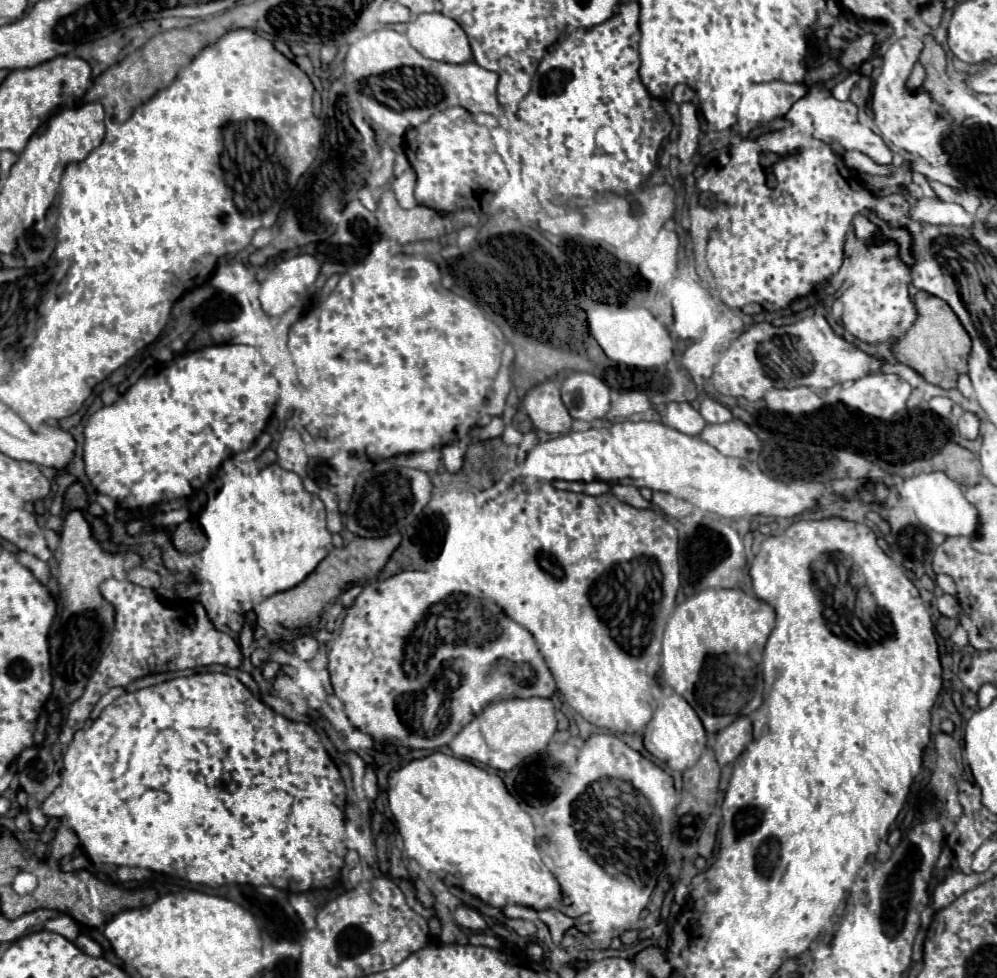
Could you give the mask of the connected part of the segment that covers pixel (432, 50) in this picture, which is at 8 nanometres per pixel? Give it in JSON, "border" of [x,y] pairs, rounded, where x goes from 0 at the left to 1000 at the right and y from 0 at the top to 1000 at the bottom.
{"border":[[[439,12],[421,14],[411,20],[407,37],[425,59],[453,65],[473,61],[473,51],[461,25]]]}

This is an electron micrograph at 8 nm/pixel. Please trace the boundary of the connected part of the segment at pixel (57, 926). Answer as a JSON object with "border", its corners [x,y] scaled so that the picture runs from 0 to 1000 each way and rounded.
{"border":[[[60,935],[58,939],[54,939],[54,941],[48,941],[46,945],[46,951],[50,951],[50,953],[56,953],[56,955],[60,955],[60,957],[64,957],[66,961],[76,961],[76,957],[80,955],[80,949],[78,949],[78,943],[72,939],[72,937],[68,937],[68,935]]]}

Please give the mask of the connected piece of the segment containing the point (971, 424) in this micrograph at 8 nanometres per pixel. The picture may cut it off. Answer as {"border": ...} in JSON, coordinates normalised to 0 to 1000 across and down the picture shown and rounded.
{"border":[[[969,421],[963,431],[961,431],[961,440],[963,440],[963,446],[965,448],[971,448],[971,450],[977,450],[981,446],[981,438],[983,438],[983,429],[979,423],[975,421]]]}

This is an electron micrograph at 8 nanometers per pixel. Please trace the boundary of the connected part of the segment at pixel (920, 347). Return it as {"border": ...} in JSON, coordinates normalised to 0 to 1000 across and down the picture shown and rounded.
{"border":[[[921,299],[917,305],[917,311],[921,317],[921,327],[913,333],[911,342],[895,354],[895,358],[901,370],[917,376],[929,391],[947,399],[959,397],[961,384],[969,382],[969,368],[973,362],[973,344],[969,342],[967,333],[963,331],[955,315],[941,303],[935,303],[931,299]]]}

